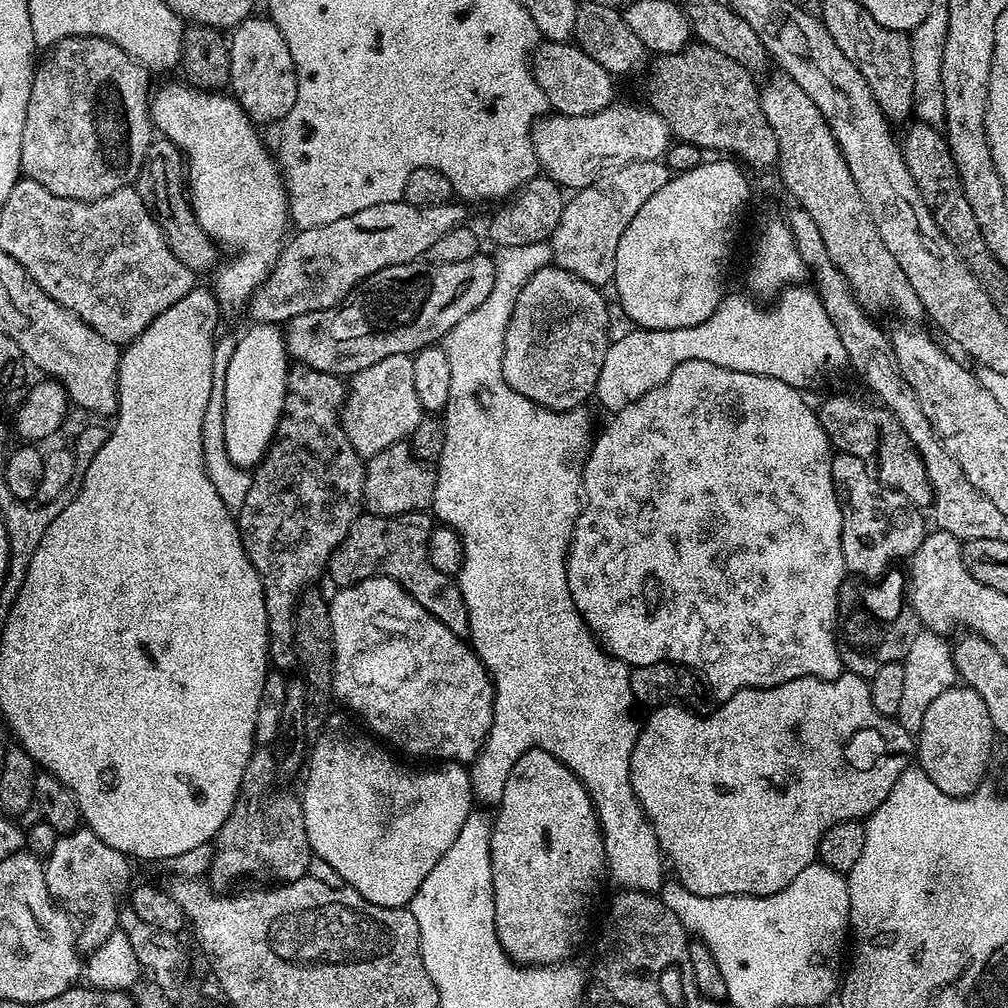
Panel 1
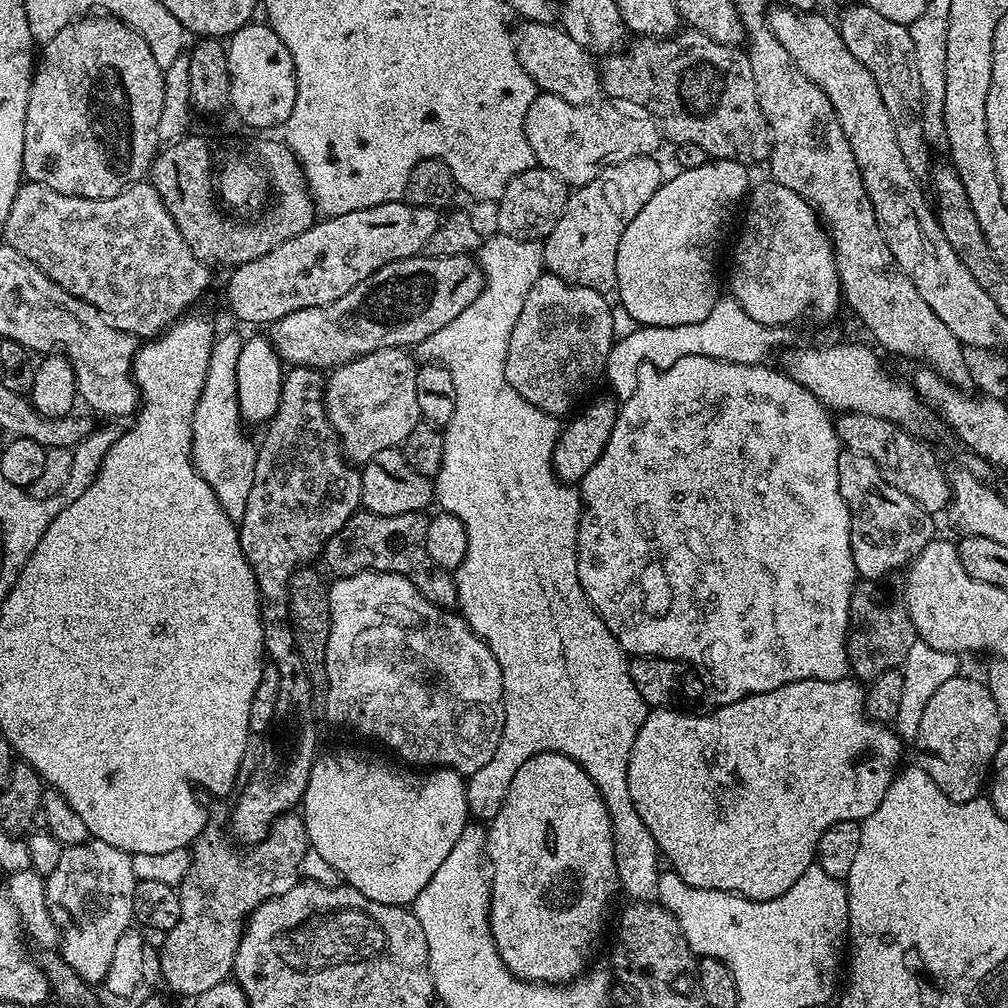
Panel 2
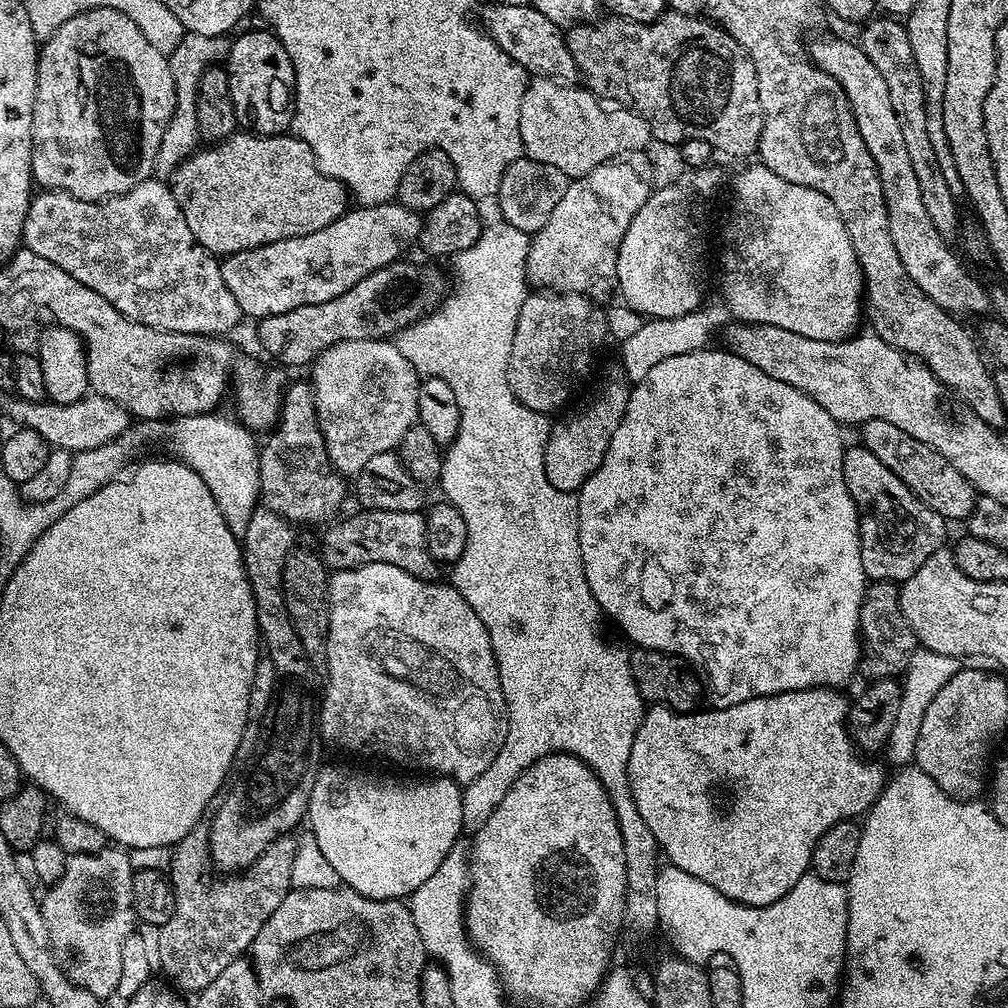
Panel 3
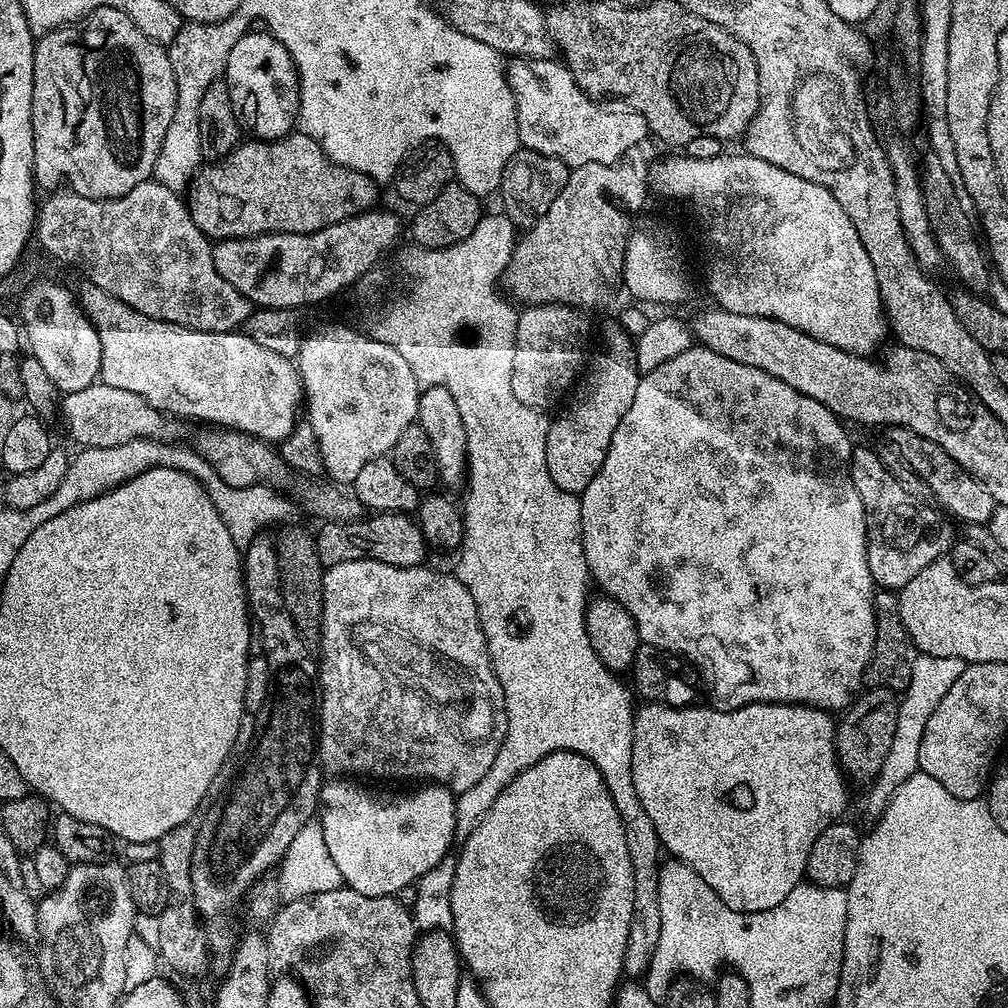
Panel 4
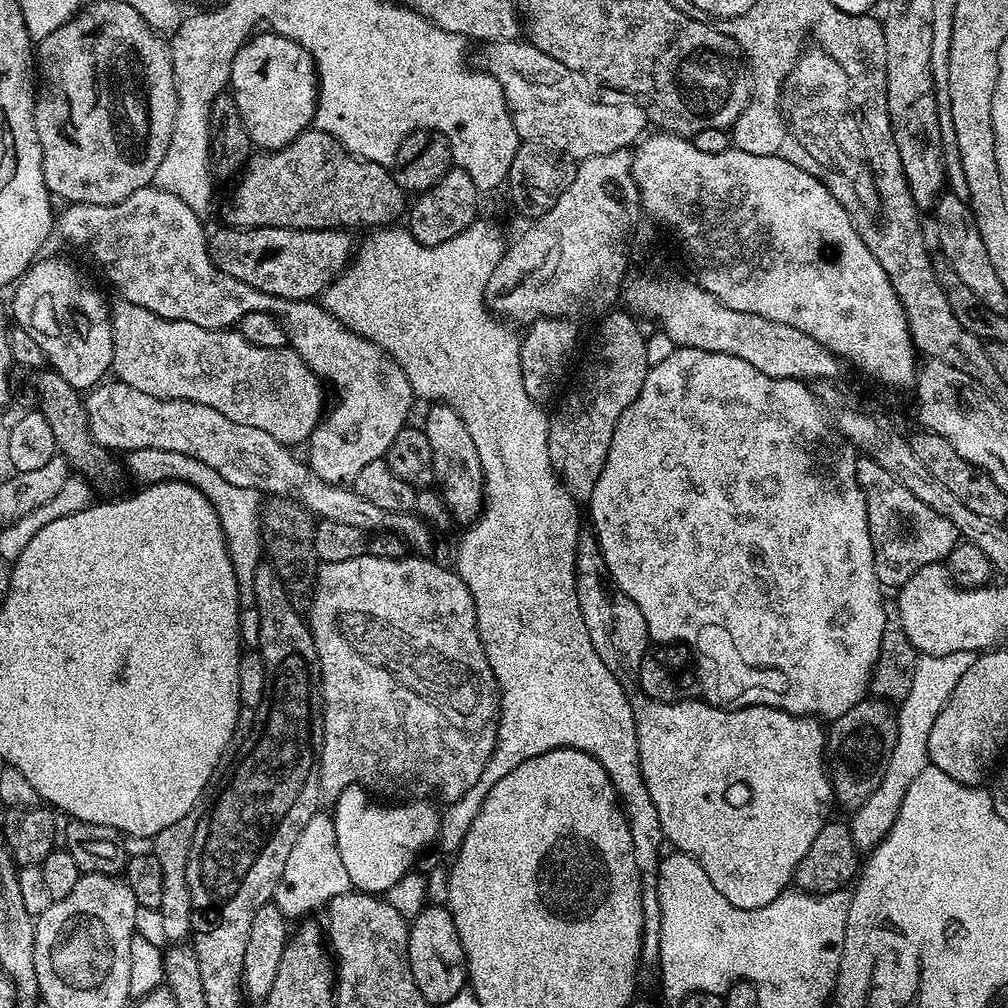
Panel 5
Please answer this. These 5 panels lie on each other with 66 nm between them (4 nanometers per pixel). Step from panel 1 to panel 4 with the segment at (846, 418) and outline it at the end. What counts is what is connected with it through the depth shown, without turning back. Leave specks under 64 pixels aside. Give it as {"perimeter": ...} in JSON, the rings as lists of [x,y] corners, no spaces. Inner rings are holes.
{"perimeter":[[[893,427],[891,432],[892,444],[900,451],[901,458],[912,467],[913,474],[932,491],[931,499],[949,517],[957,516],[968,524],[983,525],[987,521],[997,503],[981,480],[973,478],[962,465],[954,462],[954,458],[950,458],[950,454],[946,454],[946,450],[942,450],[942,446],[930,442],[930,438],[922,438],[908,428]]]}

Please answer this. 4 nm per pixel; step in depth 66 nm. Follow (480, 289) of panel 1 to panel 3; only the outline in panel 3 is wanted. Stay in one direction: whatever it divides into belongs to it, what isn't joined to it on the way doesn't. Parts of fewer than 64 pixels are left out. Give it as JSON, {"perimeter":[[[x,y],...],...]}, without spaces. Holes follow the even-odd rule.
{"perimeter":[[[397,262],[371,272],[358,286],[350,286],[346,294],[338,294],[338,298],[330,298],[330,302],[318,302],[314,306],[298,306],[298,310],[286,310],[286,314],[270,314],[259,317],[256,336],[260,344],[280,364],[289,364],[296,368],[299,364],[311,365],[317,356],[330,346],[347,340],[383,340],[395,337],[408,324],[421,320],[428,315],[446,295],[444,276],[436,268],[428,264],[404,264]]]}

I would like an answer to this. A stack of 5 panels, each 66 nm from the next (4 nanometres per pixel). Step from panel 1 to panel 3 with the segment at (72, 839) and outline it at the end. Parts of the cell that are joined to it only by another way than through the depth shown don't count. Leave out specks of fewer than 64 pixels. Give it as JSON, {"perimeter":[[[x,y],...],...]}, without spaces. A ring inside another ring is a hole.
{"perimeter":[[[116,846],[105,847],[98,854],[78,854],[67,857],[65,870],[42,896],[40,909],[46,918],[46,930],[50,934],[50,946],[60,969],[68,975],[70,982],[90,990],[100,1000],[117,995],[116,987],[122,976],[122,946],[126,938],[133,935],[138,921],[131,902],[131,880],[134,871],[127,851]]]}

